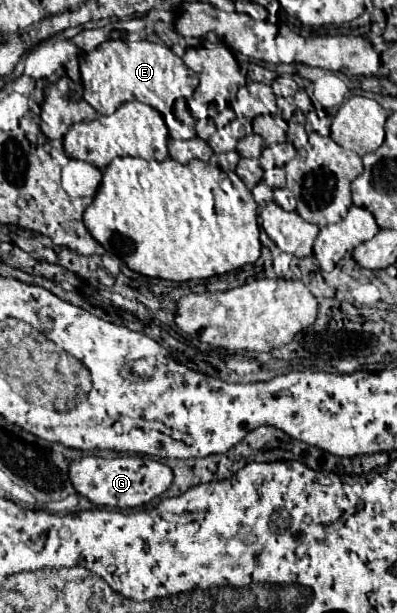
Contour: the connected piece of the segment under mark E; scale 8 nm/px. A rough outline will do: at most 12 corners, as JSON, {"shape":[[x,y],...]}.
{"shape":[[105,41],[80,60],[99,115],[127,101],[167,113],[199,76],[169,47]]}

